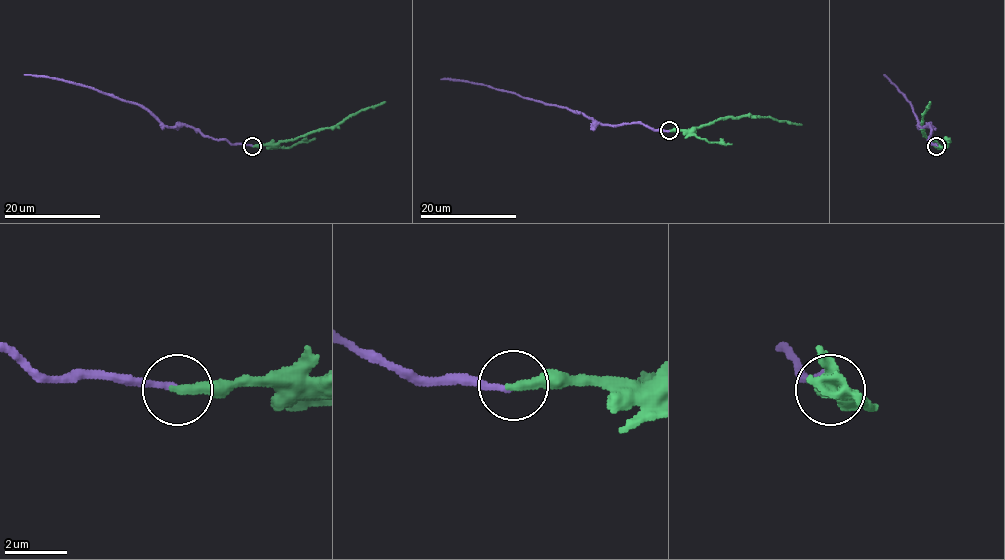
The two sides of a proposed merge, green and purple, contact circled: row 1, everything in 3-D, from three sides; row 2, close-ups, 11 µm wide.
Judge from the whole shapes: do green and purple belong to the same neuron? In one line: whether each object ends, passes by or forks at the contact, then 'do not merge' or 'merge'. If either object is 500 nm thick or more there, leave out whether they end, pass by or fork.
green ends | purple ends | merge

